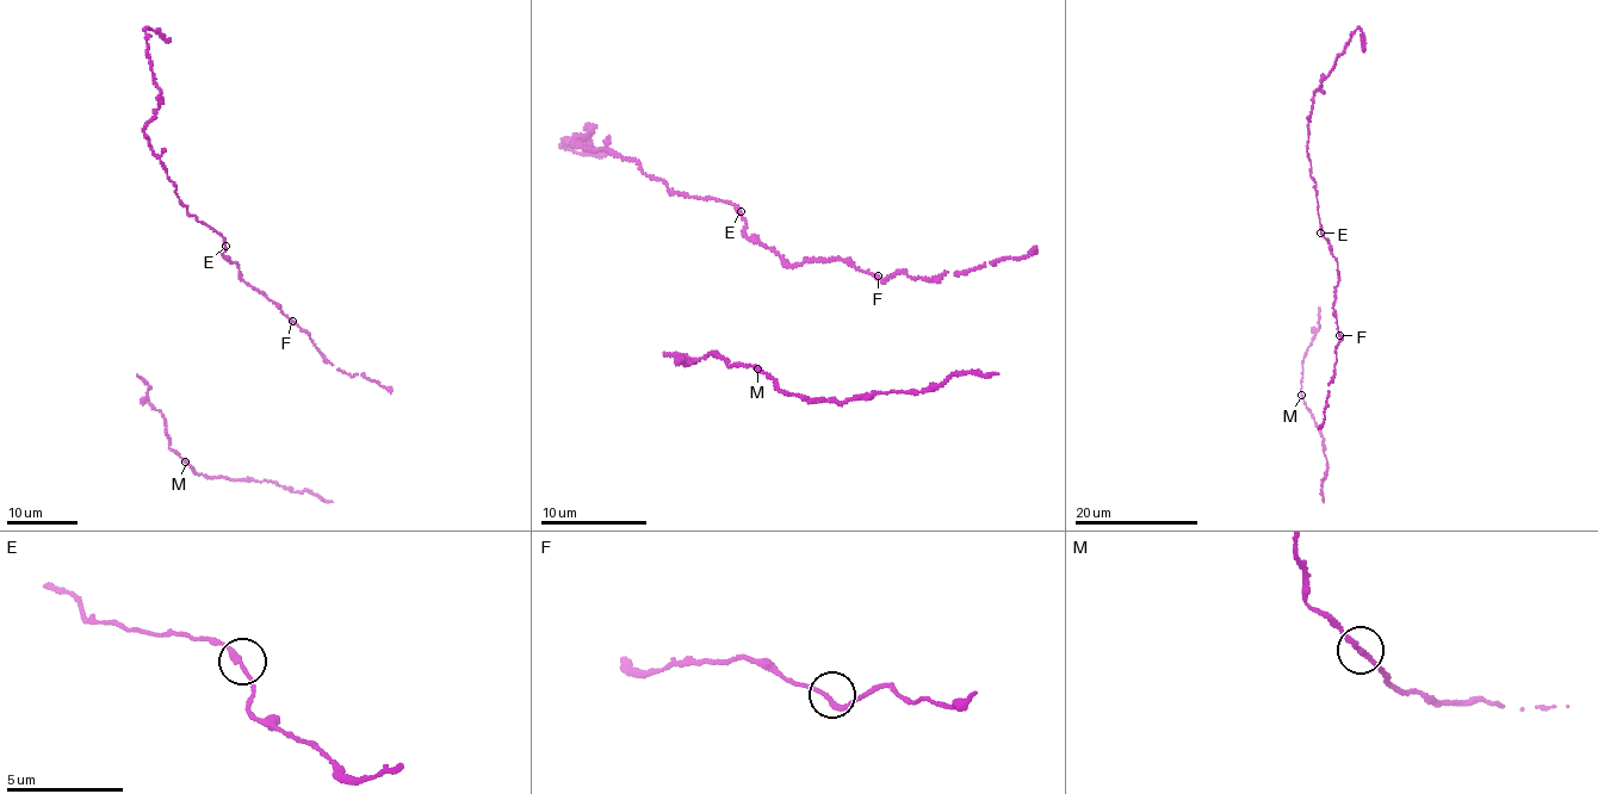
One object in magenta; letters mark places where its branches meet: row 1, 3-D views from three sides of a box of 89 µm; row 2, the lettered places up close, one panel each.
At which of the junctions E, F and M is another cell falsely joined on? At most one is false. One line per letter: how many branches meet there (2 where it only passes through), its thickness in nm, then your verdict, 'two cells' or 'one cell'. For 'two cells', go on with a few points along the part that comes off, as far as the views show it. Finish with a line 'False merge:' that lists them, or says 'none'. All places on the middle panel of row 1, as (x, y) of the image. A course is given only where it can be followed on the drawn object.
E: branches 2; calibre 200 nm; one cell
F: branches 2; calibre 200 nm; one cell
M: branches 2; calibre 200 nm; one cell
False merge: none

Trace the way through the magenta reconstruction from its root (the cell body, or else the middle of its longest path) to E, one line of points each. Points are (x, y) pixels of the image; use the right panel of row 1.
E: (1339, 343), (1342, 339), (1332, 304), (1337, 264), (1331, 246), (1320, 233)

